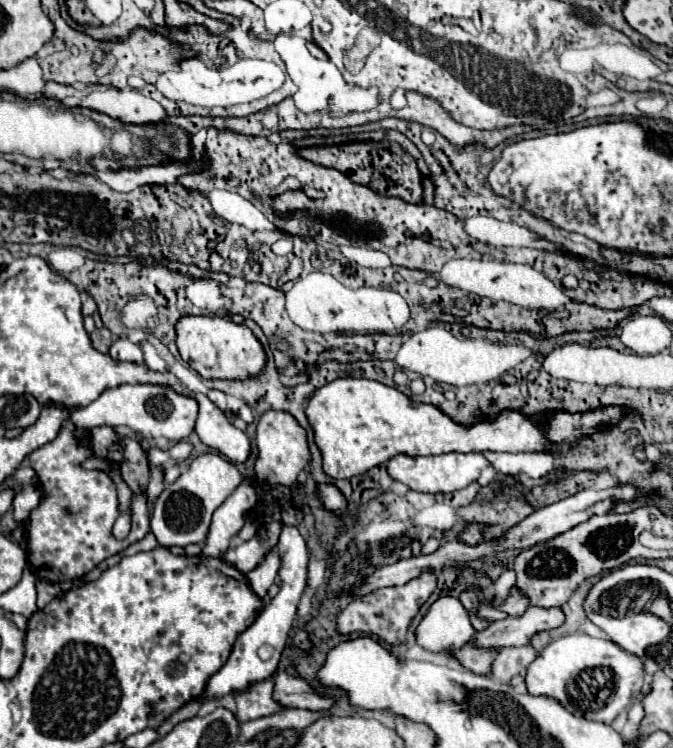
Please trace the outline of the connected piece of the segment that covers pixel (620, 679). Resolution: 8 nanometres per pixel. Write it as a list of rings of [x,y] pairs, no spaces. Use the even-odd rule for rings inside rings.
[[[572,634],[550,642],[526,668],[524,680],[528,694],[554,698],[574,716],[610,724],[634,700],[640,700],[644,666],[640,658],[624,652],[610,640],[592,638],[588,634]]]

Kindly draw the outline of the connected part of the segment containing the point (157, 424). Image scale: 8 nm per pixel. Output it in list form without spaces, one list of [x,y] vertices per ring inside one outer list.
[[[124,384],[120,388],[112,388],[104,392],[98,400],[88,404],[86,408],[70,410],[70,422],[78,430],[92,430],[94,426],[130,426],[134,432],[144,438],[168,438],[174,442],[184,440],[196,424],[198,402],[190,396],[178,394],[170,386],[160,384]]]

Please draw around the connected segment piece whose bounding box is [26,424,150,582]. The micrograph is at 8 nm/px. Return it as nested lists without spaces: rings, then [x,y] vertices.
[[[64,424],[58,436],[34,450],[28,458],[38,474],[42,488],[40,504],[30,512],[26,526],[26,550],[28,562],[36,570],[36,576],[48,582],[78,580],[90,572],[104,558],[122,552],[141,540],[150,531],[150,512],[146,494],[132,494],[132,530],[124,540],[112,538],[112,522],[120,516],[116,486],[112,478],[102,470],[86,470],[82,462],[94,452],[90,444],[80,444],[72,430]]]

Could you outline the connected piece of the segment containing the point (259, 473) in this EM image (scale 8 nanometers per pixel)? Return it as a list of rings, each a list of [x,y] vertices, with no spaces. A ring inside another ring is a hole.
[[[268,410],[258,418],[256,424],[256,456],[254,456],[254,470],[256,478],[266,484],[280,484],[280,486],[292,486],[298,480],[298,474],[310,464],[310,448],[308,448],[308,436],[306,430],[298,424],[298,420],[282,410]]]

